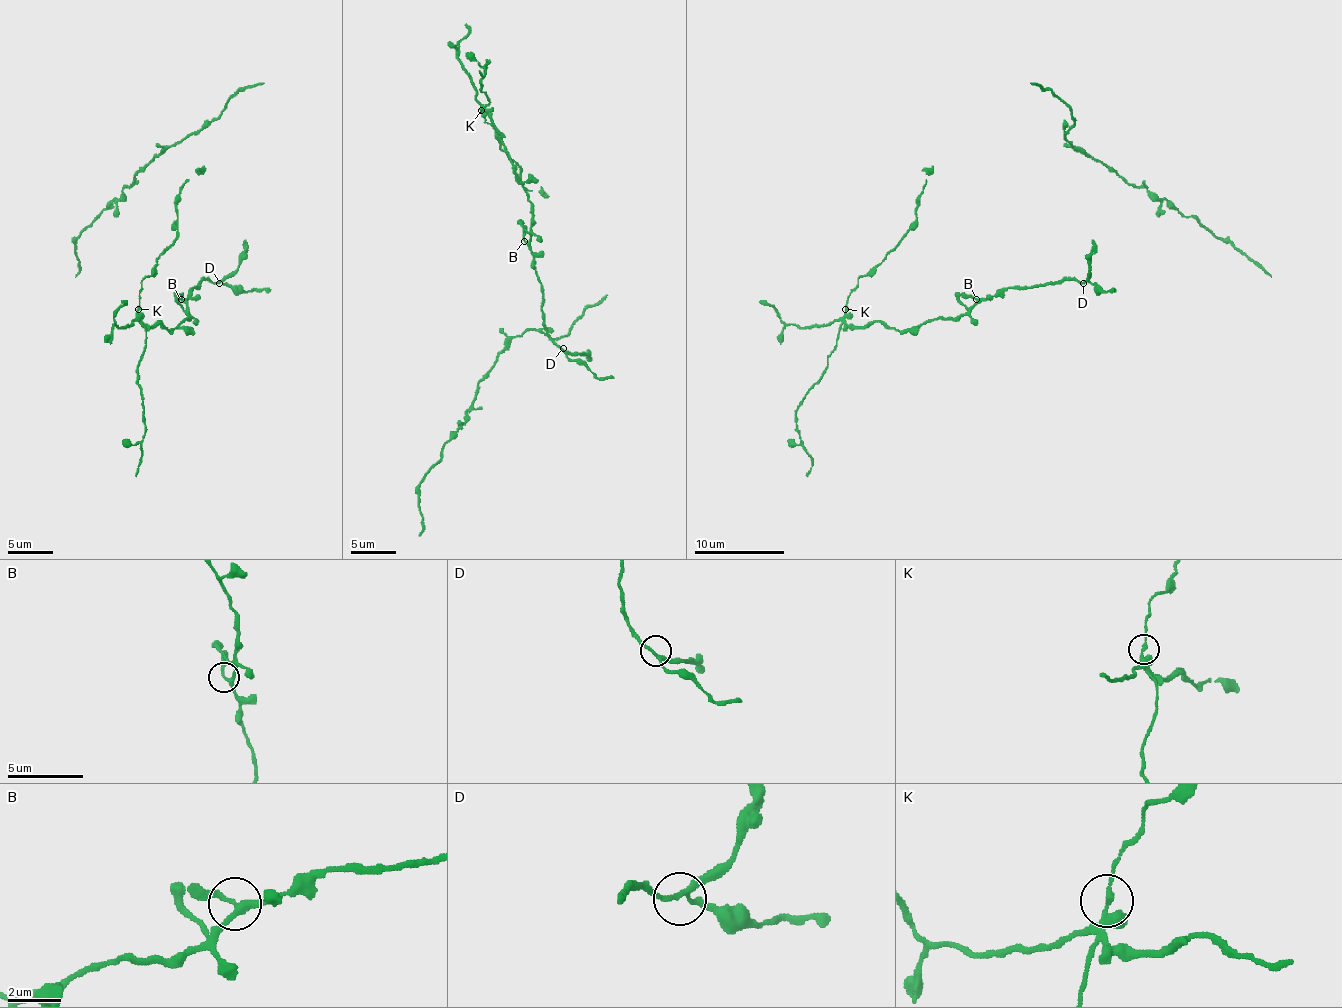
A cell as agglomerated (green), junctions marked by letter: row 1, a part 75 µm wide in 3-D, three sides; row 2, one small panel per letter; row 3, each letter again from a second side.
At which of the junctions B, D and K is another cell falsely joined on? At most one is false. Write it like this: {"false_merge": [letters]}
{"false_merge": []}

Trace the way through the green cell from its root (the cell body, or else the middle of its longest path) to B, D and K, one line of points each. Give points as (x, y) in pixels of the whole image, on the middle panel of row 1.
B: (547, 332), (543, 316), (543, 285), (534, 265), (531, 247), (525, 240)
D: (547, 332), (563, 348)
K: (547, 332), (543, 285), (529, 245), (531, 202), (491, 113), (482, 110)

